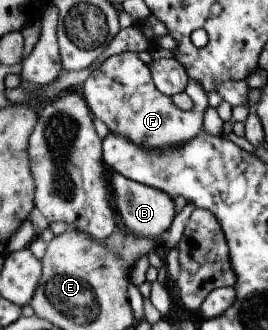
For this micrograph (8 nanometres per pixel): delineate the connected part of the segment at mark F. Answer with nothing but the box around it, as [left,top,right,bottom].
[81,52,209,151]

